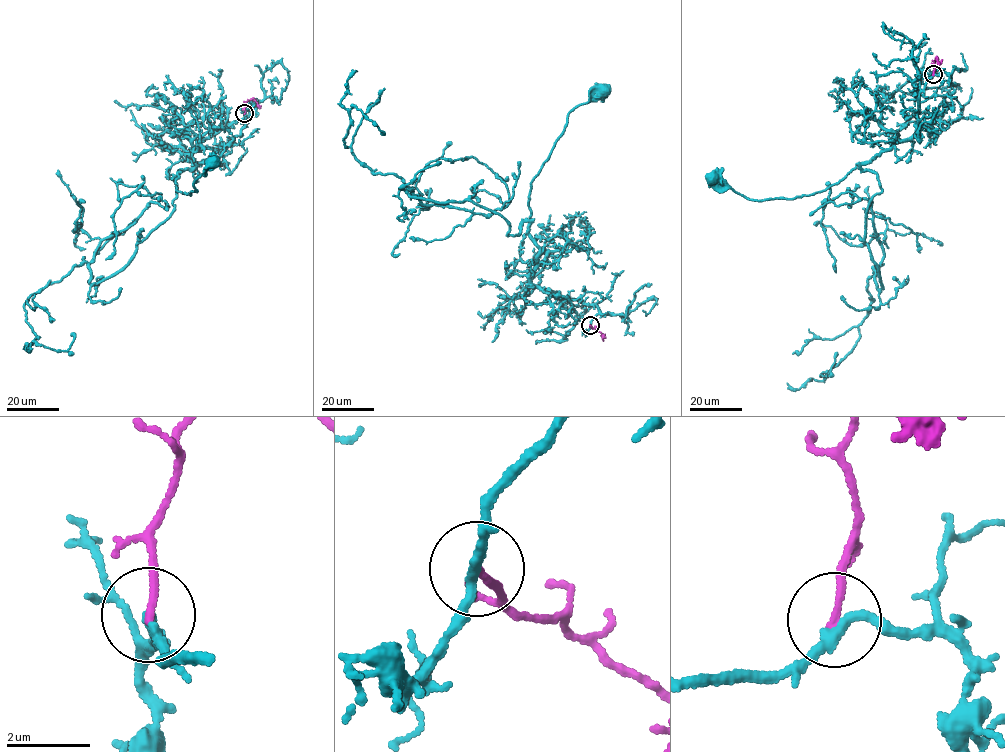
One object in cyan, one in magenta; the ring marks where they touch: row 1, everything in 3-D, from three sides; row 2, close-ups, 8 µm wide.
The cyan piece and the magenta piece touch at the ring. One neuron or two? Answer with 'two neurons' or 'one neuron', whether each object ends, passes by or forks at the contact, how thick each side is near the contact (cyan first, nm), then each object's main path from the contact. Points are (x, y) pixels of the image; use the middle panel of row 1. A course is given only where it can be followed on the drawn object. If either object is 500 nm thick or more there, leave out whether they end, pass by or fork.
one neuron | cyan passes by | magenta ends | 240/180 nm | cyan via (590, 325), (595, 305), (555, 297), (531, 282), (540, 252), (528, 231), (528, 202), (567, 115), (603, 90) | magenta via (590, 325), (603, 335), (603, 340)

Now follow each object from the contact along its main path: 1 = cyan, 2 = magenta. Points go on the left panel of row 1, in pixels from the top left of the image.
1: (244, 113), (251, 115), (191, 151), (195, 167), (177, 171), (176, 189), (195, 191), (194, 183), (212, 163)
2: (244, 113), (248, 101), (253, 98), (258, 106), (258, 103)

